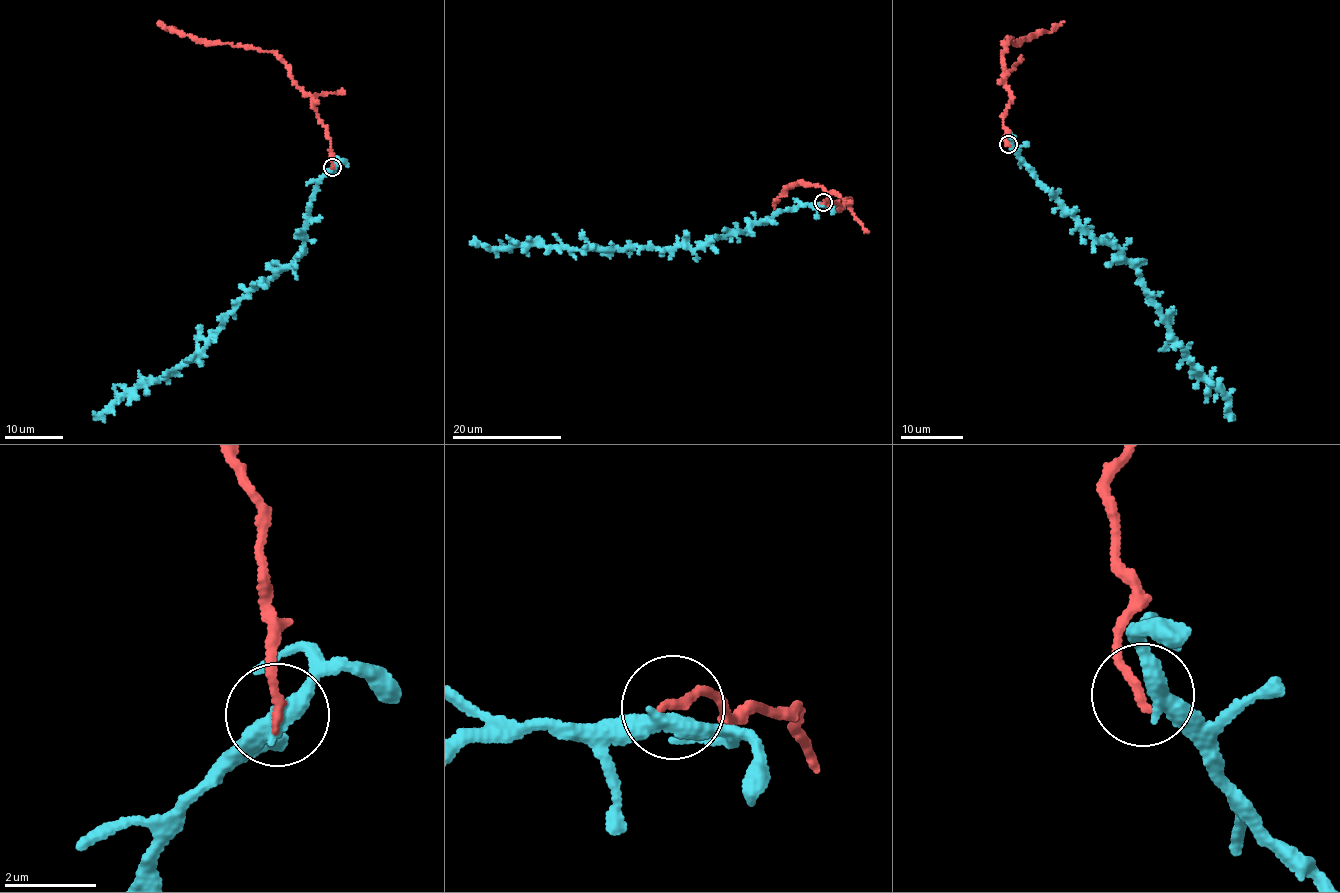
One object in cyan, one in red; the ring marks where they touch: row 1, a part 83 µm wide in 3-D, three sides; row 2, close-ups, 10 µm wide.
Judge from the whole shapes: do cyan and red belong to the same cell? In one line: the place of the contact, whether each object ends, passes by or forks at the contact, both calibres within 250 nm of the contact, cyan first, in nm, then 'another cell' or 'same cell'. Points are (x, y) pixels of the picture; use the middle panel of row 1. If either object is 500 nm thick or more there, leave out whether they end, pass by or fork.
place (823, 202); cyan passes by; red ends; calibres 380 and 190 nm; another cell

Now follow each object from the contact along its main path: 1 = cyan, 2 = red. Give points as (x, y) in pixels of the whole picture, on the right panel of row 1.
1: (1008, 145), (1032, 169), (1037, 182), (1056, 198), (1083, 229), (1129, 259), (1197, 372), (1221, 388), (1233, 420)
2: (1008, 145), (1003, 115), (1011, 100), (1002, 62), (1007, 38), (1019, 44), (1023, 38), (1050, 32), (1063, 21)

